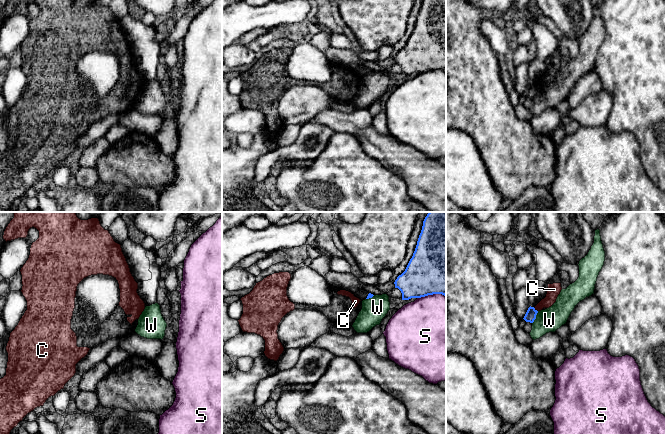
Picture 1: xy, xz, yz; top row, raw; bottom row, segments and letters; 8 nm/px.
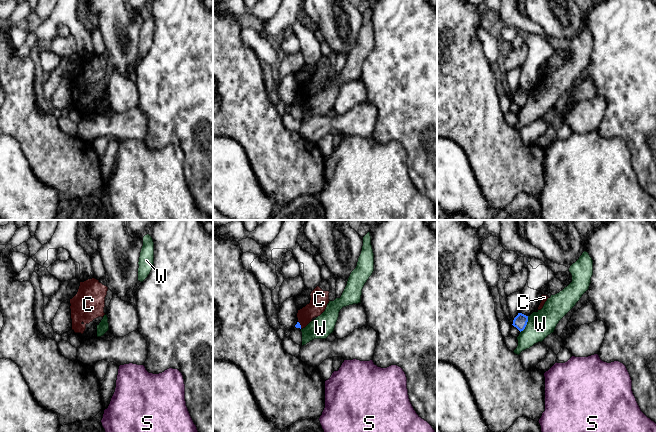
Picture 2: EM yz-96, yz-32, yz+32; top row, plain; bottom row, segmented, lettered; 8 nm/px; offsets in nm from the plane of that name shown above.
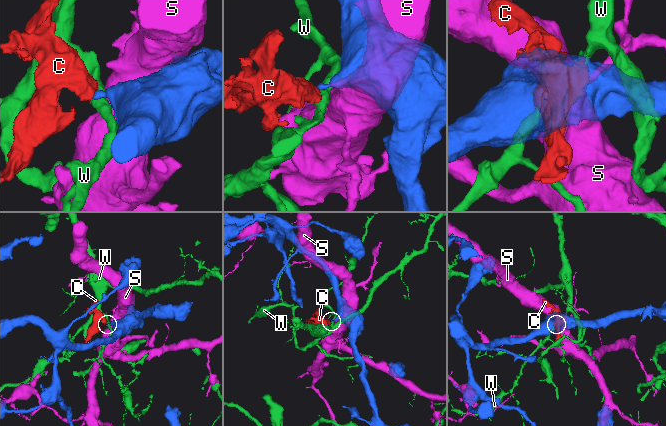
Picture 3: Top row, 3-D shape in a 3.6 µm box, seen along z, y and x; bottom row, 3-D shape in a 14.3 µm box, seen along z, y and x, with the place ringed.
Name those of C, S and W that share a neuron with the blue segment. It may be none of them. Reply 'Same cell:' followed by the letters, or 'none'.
Same cell: none

